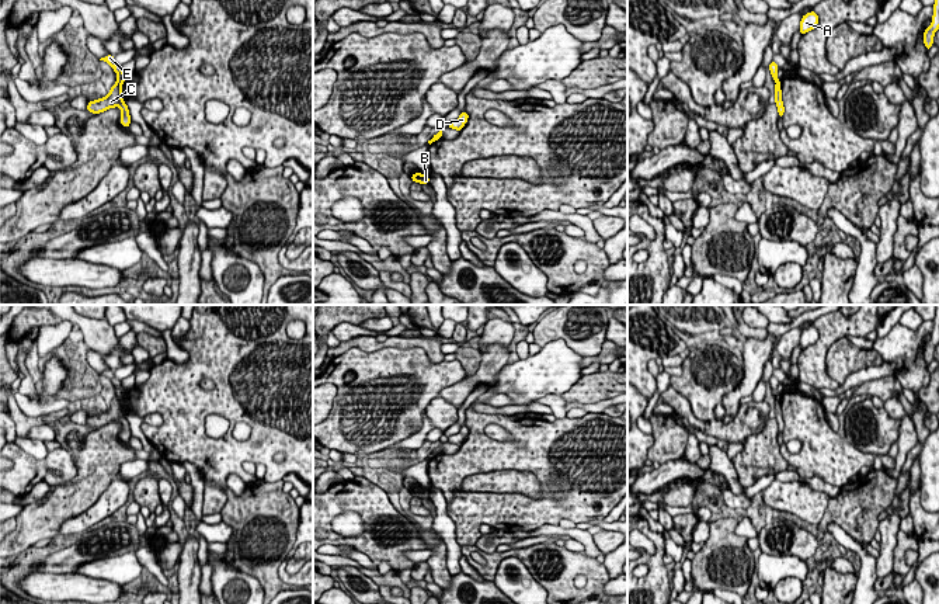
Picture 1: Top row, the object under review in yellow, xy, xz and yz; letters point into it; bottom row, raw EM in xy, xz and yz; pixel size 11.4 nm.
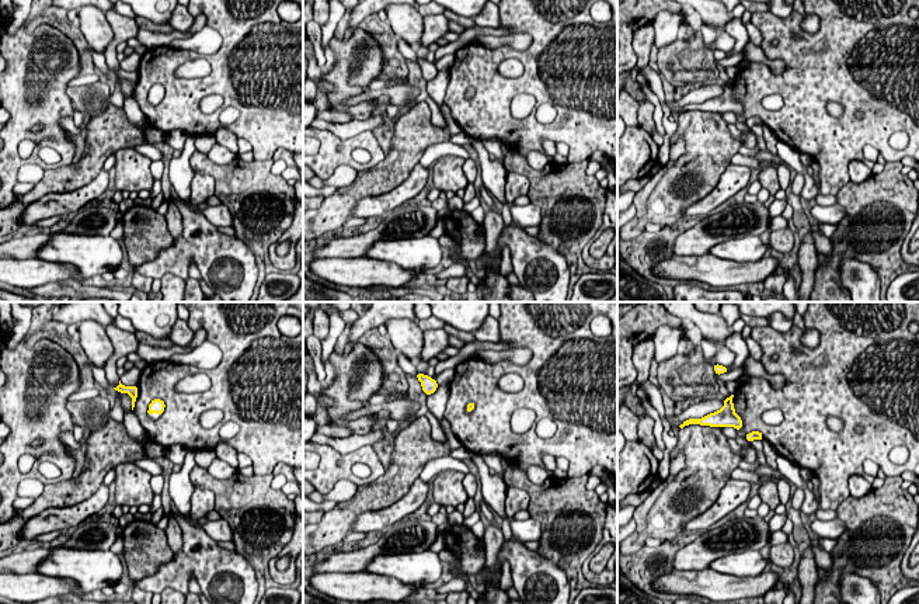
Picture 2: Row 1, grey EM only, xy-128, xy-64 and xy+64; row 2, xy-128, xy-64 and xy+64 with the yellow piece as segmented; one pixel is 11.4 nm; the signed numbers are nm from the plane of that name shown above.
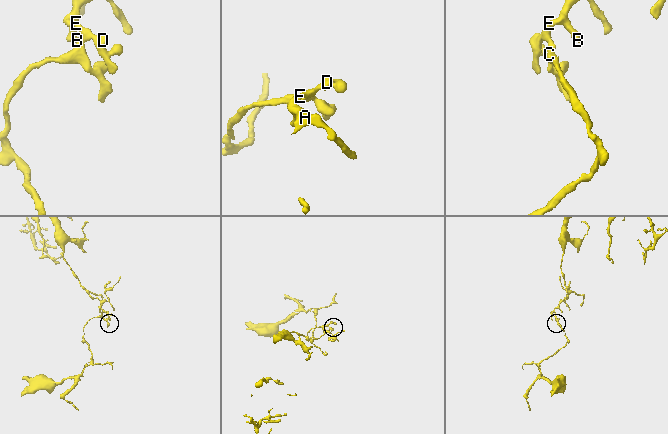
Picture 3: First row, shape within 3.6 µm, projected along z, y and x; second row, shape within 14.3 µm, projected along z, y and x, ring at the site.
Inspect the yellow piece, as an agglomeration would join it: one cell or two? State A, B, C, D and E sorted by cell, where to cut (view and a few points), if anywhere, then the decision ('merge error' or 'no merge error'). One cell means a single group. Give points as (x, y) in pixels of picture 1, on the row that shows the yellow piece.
groups A B D E / C; cut xy (117, 82), (121, 84); merge error

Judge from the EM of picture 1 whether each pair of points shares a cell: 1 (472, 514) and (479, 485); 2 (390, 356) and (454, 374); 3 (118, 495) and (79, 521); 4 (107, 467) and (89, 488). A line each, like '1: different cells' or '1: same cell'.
1: different cells
2: same cell
3: same cell
4: same cell

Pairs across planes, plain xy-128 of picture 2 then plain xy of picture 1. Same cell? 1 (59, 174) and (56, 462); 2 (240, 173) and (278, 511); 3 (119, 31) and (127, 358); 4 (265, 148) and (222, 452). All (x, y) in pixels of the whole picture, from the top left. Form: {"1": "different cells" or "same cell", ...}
{"1": "different cells", "2": "same cell", "3": "different cells", "4": "same cell"}

